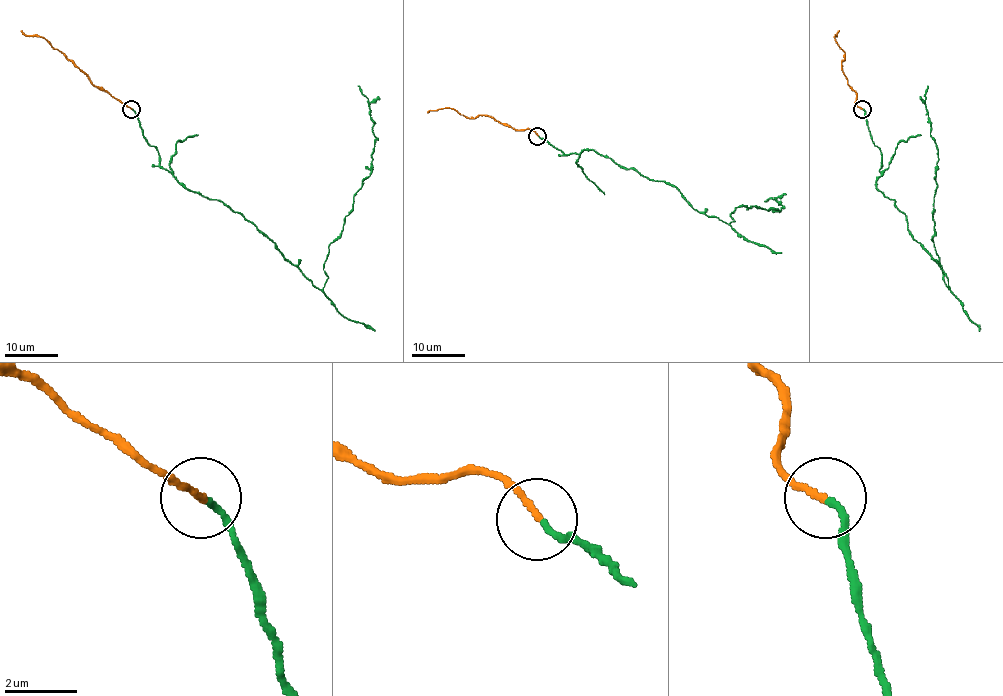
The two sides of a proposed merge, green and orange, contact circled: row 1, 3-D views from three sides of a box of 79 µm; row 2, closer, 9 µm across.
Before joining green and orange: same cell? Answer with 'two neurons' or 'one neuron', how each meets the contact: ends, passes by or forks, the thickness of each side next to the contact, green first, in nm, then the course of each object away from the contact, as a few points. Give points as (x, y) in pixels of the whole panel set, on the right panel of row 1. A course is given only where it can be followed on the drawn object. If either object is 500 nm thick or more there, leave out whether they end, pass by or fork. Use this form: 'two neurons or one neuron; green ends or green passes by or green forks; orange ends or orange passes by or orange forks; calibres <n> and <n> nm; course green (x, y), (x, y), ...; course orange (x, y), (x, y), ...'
one neuron; green ends; orange ends; calibres 170 and 190 nm; course green (862, 109), (882, 154), (876, 187), (895, 201), (950, 289), (934, 245), (938, 156), (928, 85); course orange (862, 109), (855, 104), (856, 94), (842, 71), (845, 53), (834, 37), (839, 30)

